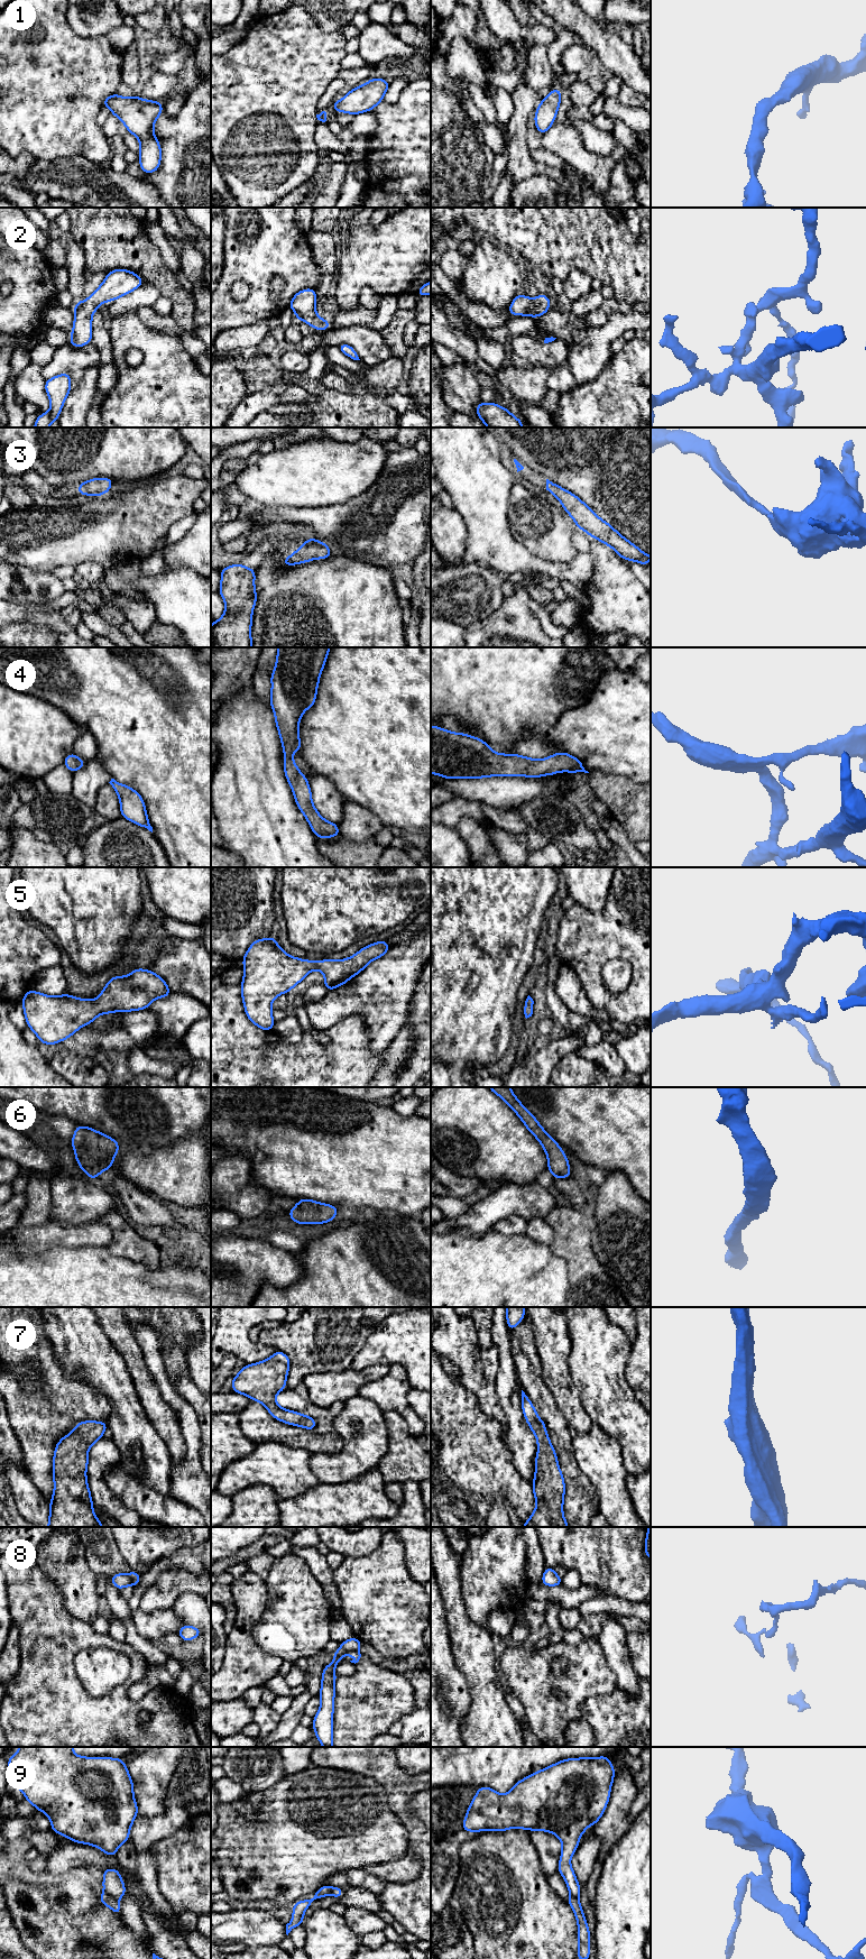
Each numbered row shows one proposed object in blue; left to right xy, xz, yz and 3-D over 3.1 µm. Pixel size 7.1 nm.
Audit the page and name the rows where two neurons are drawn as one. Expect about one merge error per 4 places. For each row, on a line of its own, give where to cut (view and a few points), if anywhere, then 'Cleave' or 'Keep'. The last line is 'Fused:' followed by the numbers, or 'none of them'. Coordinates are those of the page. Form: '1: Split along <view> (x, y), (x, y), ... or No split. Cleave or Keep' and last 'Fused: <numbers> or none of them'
1: No split. Keep
2: No split. Keep
3: No split. Keep
4: No split. Keep
5: No split. Keep
6: No split. Keep
7: No split. Keep
8: Split along xy (129, 1575), (132, 1584). Cleave
9: Split along xy (104, 1892), (117, 1901). Cleave
Fused: 8, 9

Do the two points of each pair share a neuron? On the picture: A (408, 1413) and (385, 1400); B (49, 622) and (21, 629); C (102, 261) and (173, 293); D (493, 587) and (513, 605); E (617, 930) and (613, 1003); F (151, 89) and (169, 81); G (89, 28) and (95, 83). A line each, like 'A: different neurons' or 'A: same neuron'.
A: same neuron
B: different neurons
C: same neuron
D: different neurons
E: same neuron
F: same neuron
G: different neurons

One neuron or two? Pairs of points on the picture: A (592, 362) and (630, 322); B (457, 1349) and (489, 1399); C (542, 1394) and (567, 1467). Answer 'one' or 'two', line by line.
A: one
B: one
C: one

